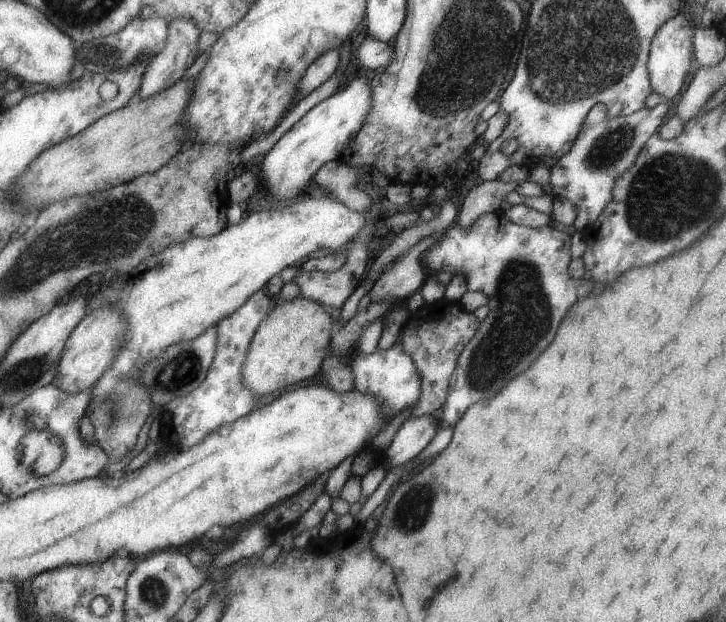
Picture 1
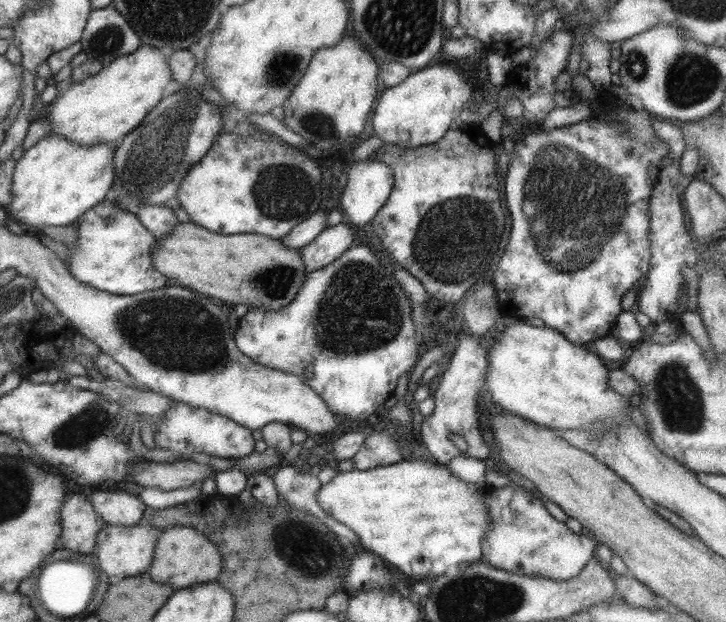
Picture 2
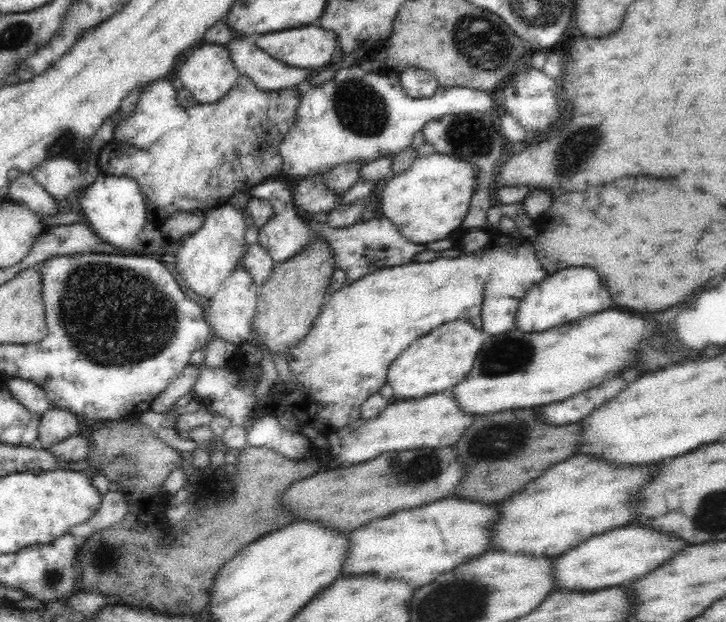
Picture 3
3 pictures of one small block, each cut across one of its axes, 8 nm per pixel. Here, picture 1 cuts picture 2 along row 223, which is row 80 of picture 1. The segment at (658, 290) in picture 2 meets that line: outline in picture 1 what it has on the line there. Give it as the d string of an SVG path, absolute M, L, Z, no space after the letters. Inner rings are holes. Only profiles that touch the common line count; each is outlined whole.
M674 14L668 18L657 30L651 39L648 52L647 72L653 92L661 96L662 100L670 103L675 97L683 82L689 68L691 59L694 58L692 38L695 28L689 24L689 20L683 14Z

